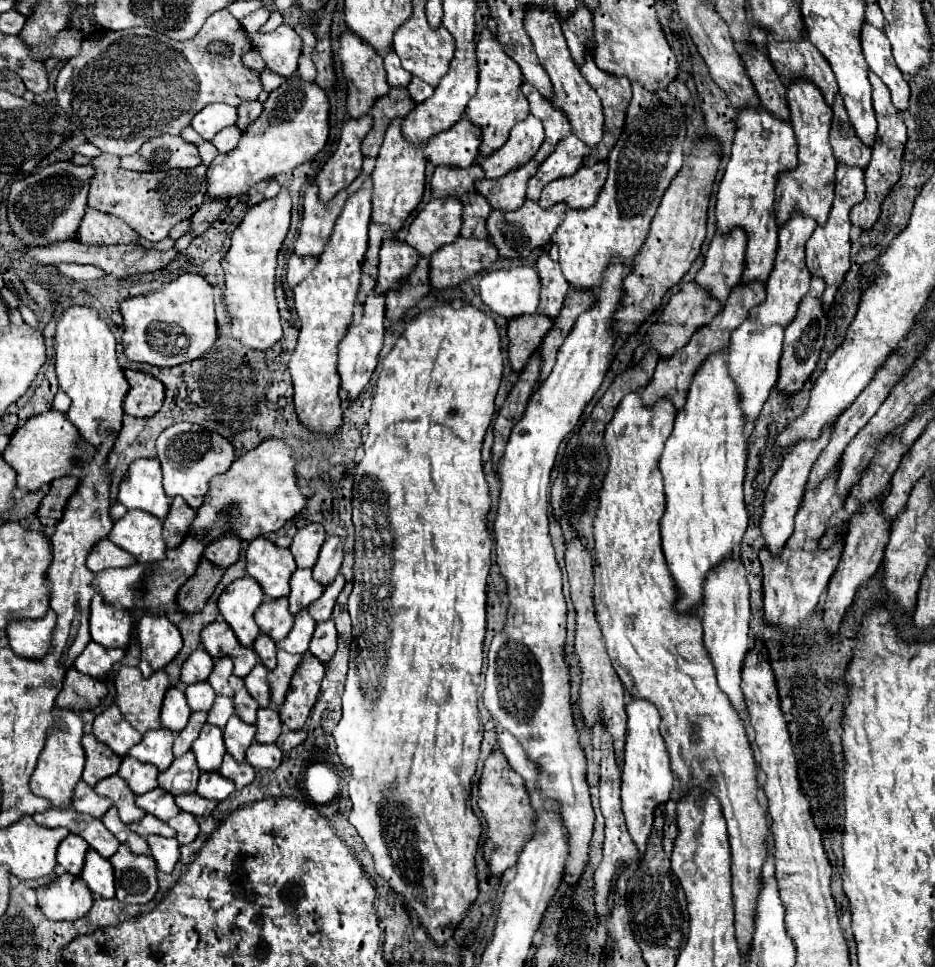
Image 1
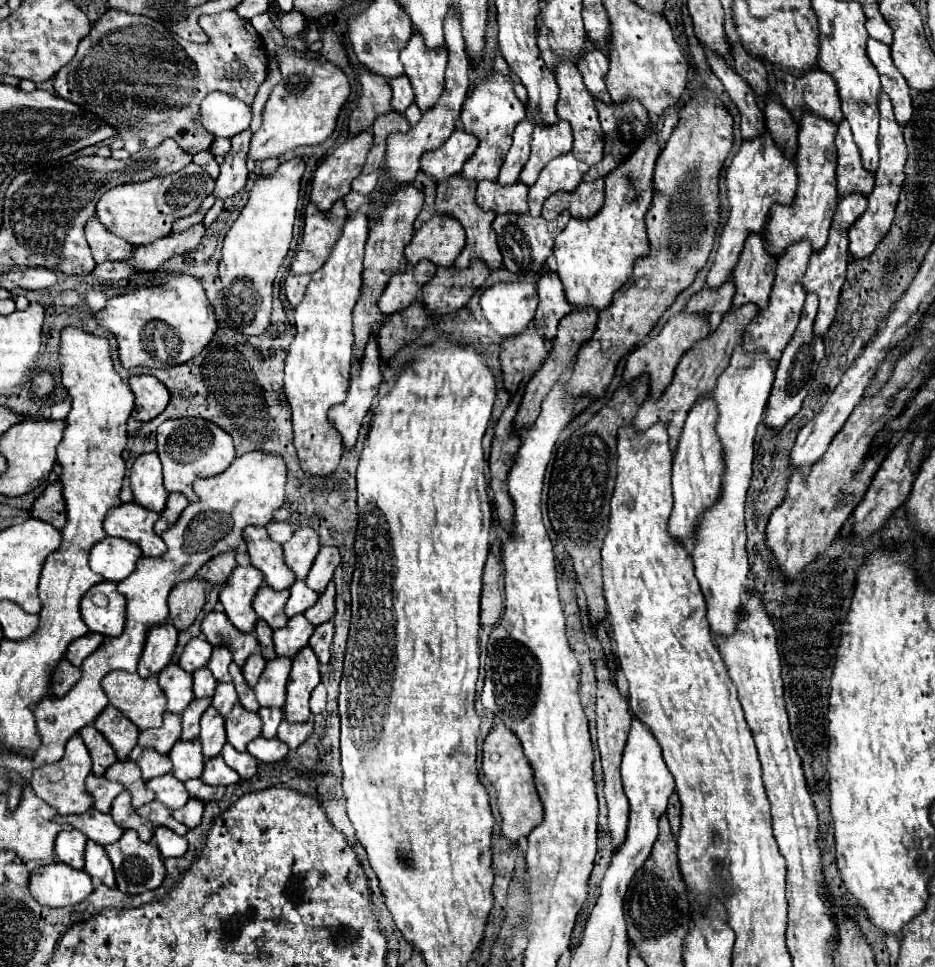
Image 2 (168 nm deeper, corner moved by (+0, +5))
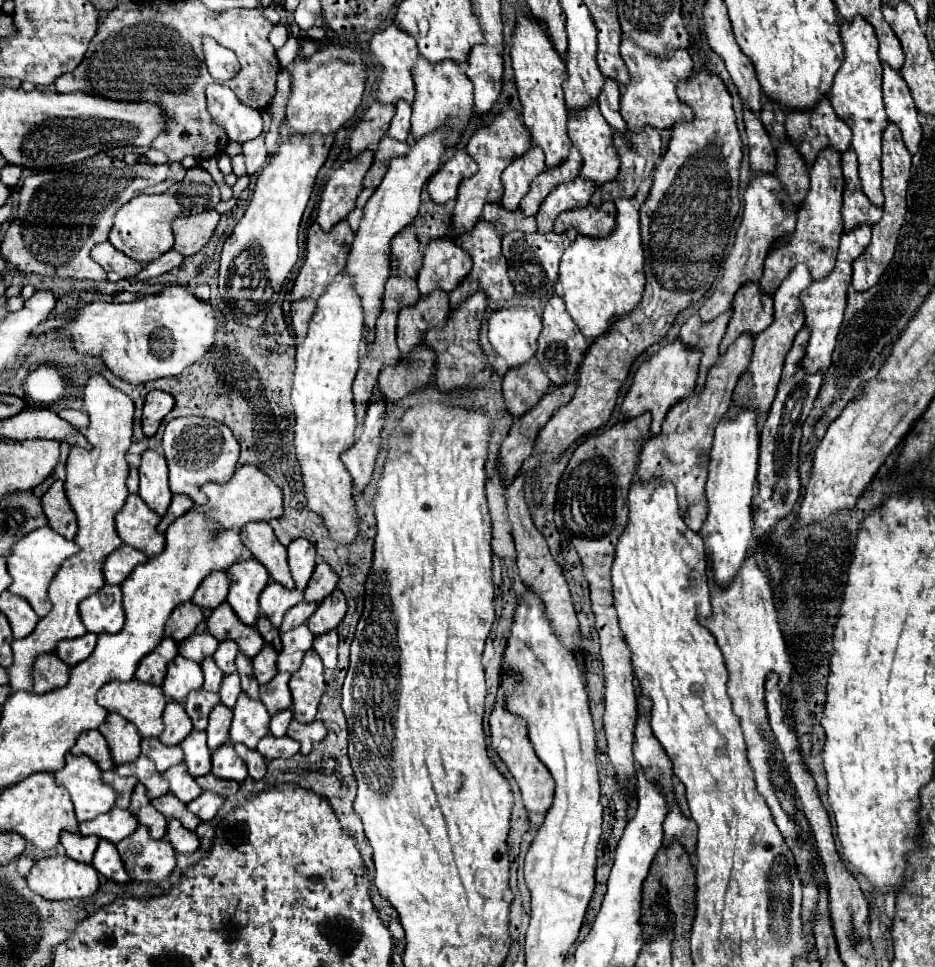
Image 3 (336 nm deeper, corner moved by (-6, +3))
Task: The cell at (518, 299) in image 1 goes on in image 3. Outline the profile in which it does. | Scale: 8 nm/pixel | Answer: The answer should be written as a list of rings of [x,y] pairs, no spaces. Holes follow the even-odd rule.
[[[507,307],[493,311],[489,319],[489,341],[497,355],[507,359],[509,367],[519,367],[527,363],[537,351],[537,337],[541,333],[541,317],[531,307]]]

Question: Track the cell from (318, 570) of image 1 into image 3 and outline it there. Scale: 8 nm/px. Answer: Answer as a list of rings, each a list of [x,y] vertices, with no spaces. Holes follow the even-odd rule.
[[[321,561],[315,567],[313,577],[305,589],[305,601],[321,603],[327,595],[333,593],[333,589],[337,587],[337,581],[339,581],[339,575],[325,561]]]

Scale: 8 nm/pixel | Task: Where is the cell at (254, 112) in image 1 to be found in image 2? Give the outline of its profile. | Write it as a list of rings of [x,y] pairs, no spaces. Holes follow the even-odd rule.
[[[243,131],[241,135],[235,135],[231,139],[231,151],[225,153],[225,161],[221,165],[219,179],[215,181],[215,197],[225,201],[229,195],[235,195],[245,187],[247,181],[247,151],[249,151],[249,141],[251,141],[251,131]]]

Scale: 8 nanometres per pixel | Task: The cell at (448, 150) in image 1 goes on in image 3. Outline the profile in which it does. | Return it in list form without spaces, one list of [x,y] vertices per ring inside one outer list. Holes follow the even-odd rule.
[[[457,149],[455,155],[431,175],[427,183],[427,191],[435,203],[445,203],[457,197],[457,187],[465,177],[477,173],[477,163],[471,159],[467,149]]]

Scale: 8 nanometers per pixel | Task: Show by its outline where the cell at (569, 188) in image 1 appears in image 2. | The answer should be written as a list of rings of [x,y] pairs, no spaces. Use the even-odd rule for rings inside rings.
[[[603,179],[593,183],[581,183],[573,193],[555,193],[543,205],[543,219],[555,219],[563,209],[575,219],[595,215],[603,207]]]

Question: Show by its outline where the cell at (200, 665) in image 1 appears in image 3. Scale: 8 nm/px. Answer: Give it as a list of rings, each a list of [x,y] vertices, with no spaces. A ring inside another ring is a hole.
[[[209,633],[191,635],[179,645],[179,655],[183,655],[185,659],[191,659],[195,663],[201,663],[205,657],[211,657],[215,653],[217,645],[219,645],[219,641]]]

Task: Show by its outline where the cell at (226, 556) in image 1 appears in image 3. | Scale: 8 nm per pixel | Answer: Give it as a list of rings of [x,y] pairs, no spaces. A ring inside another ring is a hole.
[[[213,571],[209,573],[203,583],[199,585],[199,589],[193,595],[193,603],[203,607],[203,609],[215,609],[217,605],[221,605],[227,597],[227,589],[231,577],[227,571]]]

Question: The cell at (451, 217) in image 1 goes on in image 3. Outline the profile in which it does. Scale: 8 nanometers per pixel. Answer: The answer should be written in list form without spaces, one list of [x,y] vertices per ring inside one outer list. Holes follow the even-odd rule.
[[[449,237],[431,239],[423,251],[423,265],[417,275],[421,293],[431,293],[433,289],[451,291],[471,269],[469,253]]]

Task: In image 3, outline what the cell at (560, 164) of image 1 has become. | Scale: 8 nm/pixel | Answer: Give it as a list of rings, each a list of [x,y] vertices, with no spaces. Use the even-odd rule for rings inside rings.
[[[575,177],[567,183],[559,183],[541,203],[537,217],[539,223],[539,231],[547,233],[553,229],[553,221],[557,217],[557,213],[565,211],[565,209],[573,209],[573,207],[585,207],[593,195],[595,183],[587,181],[583,177]]]

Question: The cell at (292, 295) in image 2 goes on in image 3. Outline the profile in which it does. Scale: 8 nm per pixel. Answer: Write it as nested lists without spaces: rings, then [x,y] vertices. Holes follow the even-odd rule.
[[[301,299],[291,303],[291,325],[299,341],[301,337],[305,337],[305,329],[307,329],[309,317],[313,315],[313,309],[315,309],[315,299]]]

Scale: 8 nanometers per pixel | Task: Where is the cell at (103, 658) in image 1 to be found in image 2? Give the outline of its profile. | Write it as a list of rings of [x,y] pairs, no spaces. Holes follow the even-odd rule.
[[[87,633],[87,635],[75,639],[75,641],[67,647],[65,659],[67,659],[69,663],[75,663],[75,665],[79,667],[79,665],[83,663],[83,659],[85,659],[87,655],[91,655],[91,653],[101,645],[101,641],[103,641],[103,635],[99,635],[99,633]]]

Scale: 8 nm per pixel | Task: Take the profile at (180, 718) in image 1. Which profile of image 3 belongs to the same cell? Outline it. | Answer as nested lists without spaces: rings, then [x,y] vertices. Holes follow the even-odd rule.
[[[177,655],[169,665],[167,677],[161,687],[171,701],[185,703],[191,691],[197,691],[203,687],[203,671],[195,661],[185,661],[185,657]]]

